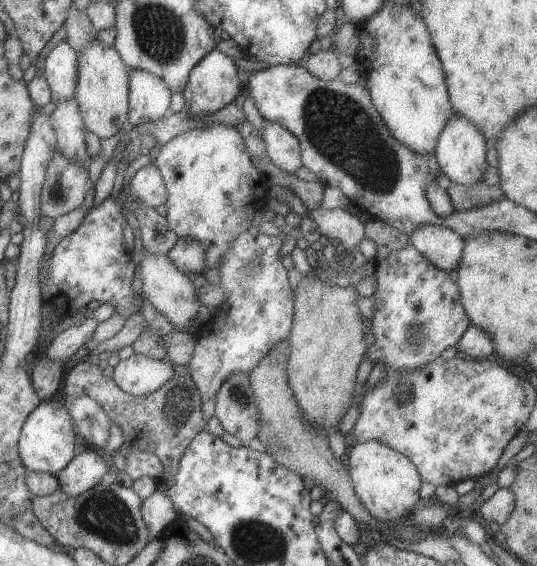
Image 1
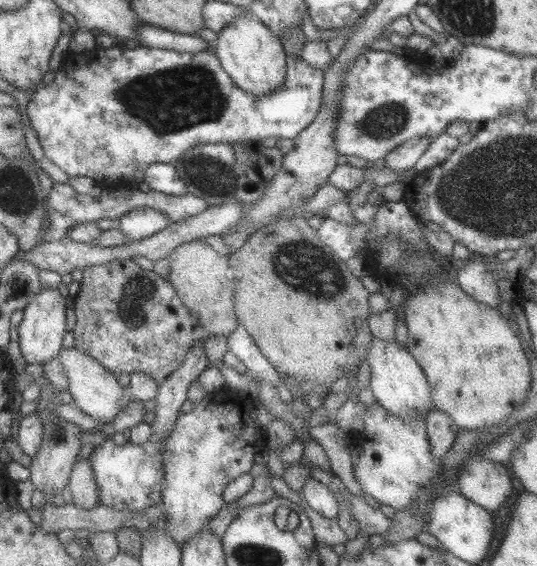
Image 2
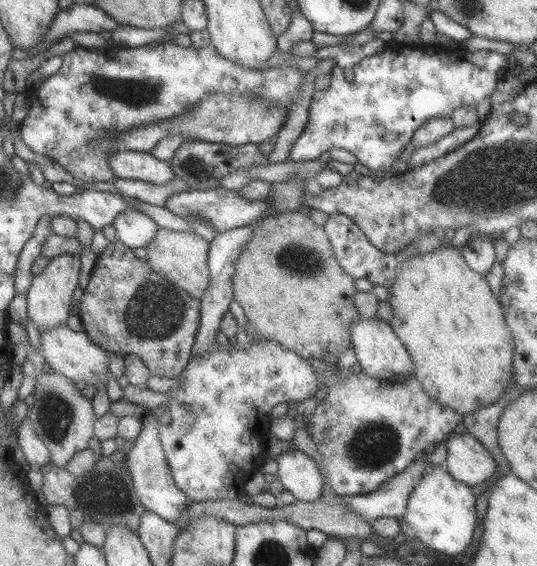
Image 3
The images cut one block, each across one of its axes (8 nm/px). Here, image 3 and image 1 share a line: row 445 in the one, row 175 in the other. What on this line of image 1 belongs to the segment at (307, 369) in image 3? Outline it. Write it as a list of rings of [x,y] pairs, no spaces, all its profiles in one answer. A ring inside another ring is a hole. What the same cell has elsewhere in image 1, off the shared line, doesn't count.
[[[213,124],[203,126],[197,130],[187,130],[175,138],[171,138],[167,144],[159,144],[159,154],[153,160],[159,174],[163,176],[163,182],[167,186],[167,224],[171,232],[177,234],[179,240],[195,240],[205,248],[205,268],[217,270],[221,266],[221,260],[225,252],[231,246],[231,240],[239,236],[241,232],[251,230],[253,214],[267,208],[267,198],[271,196],[271,184],[265,180],[265,176],[253,166],[251,156],[247,152],[247,146],[235,126],[229,124]]]

